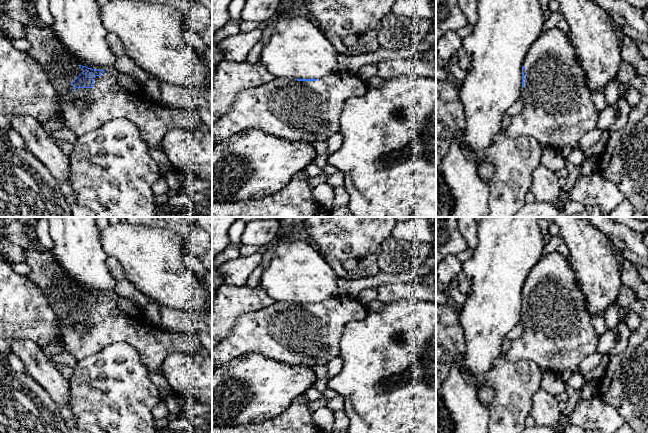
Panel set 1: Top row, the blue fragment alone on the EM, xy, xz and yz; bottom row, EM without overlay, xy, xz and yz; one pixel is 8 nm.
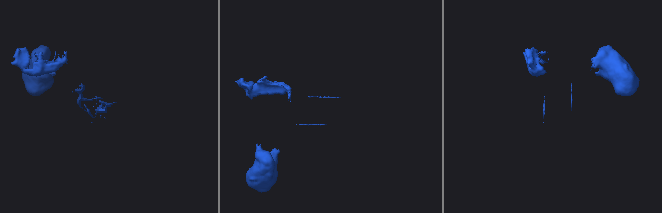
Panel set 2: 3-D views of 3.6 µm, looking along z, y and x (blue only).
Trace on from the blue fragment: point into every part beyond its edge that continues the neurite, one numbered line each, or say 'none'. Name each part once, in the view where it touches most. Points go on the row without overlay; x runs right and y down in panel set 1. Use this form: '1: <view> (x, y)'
1: xy (114, 318)

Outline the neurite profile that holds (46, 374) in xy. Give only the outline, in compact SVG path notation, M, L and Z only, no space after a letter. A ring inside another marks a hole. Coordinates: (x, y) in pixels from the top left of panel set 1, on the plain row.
M18 339L11 345L10 352L20 358L32 379L39 384L58 406L69 406L70 387L59 367L54 365L42 348L30 339Z

